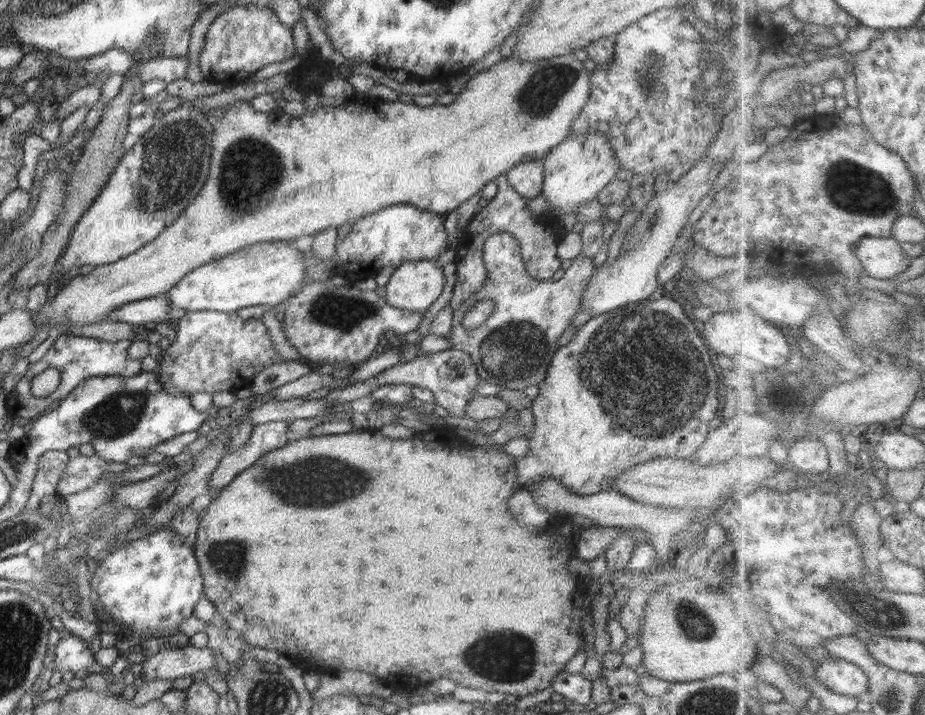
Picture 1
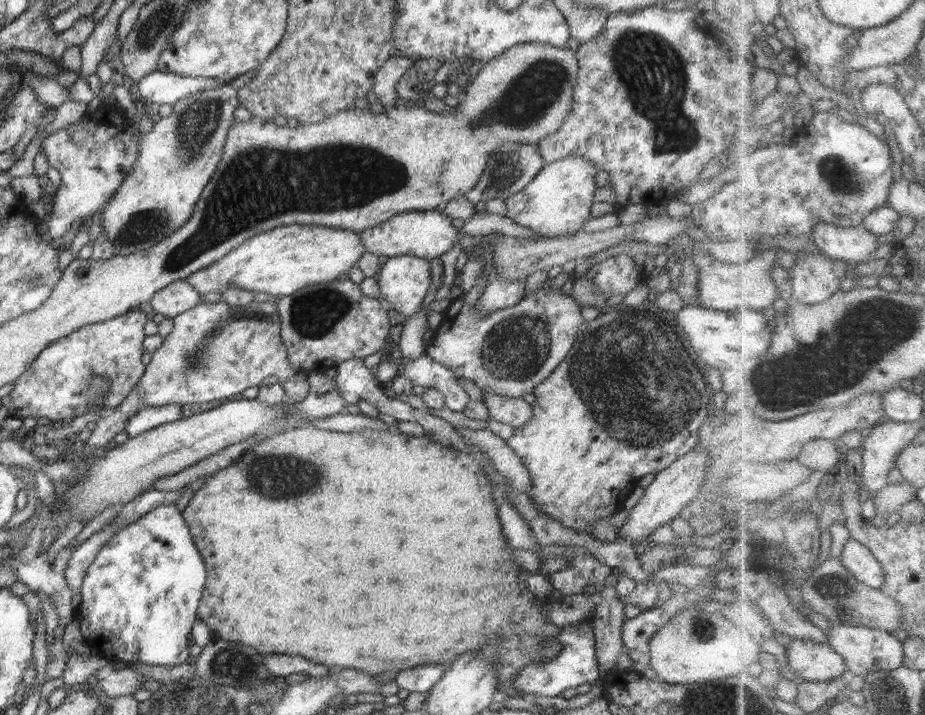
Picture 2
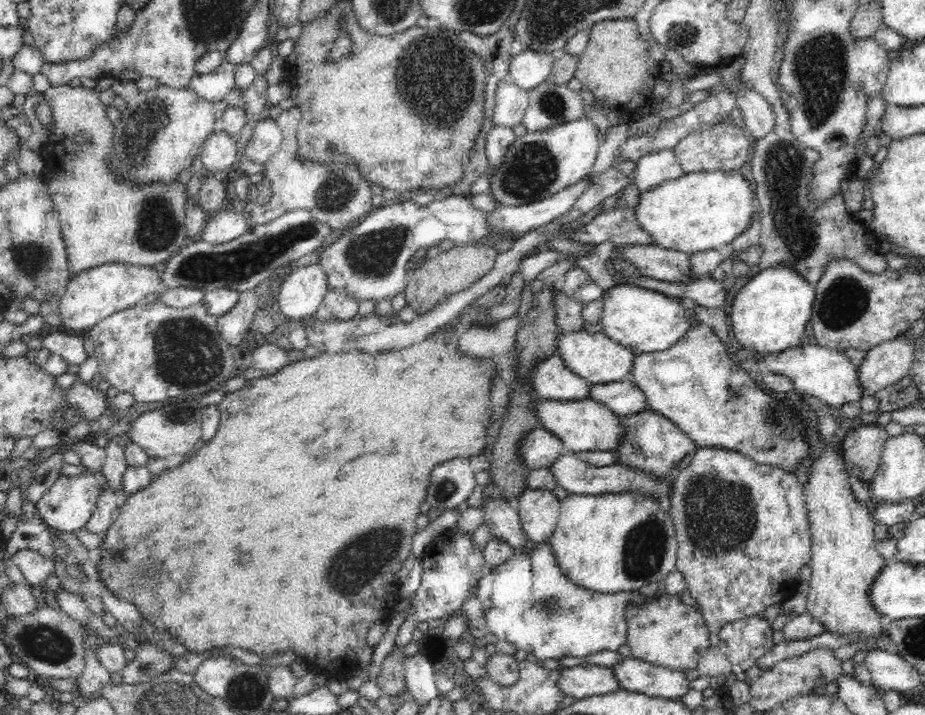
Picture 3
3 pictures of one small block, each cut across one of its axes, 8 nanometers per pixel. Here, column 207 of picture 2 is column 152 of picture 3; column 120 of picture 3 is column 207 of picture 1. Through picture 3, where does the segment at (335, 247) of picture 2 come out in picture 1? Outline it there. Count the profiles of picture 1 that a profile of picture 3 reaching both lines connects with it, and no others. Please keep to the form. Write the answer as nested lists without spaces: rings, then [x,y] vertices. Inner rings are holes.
[[[260,242],[190,271],[166,292],[166,296],[173,307],[187,311],[235,313],[254,305],[276,307],[304,286],[306,265],[303,262],[304,254],[297,250],[293,242]]]

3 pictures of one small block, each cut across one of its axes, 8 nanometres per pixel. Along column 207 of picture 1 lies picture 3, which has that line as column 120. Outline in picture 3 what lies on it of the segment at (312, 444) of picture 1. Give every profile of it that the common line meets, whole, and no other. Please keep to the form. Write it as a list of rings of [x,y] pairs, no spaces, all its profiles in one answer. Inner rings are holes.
[[[491,307],[484,308],[484,312],[476,312],[472,316],[457,316],[452,319],[444,330],[438,330],[434,332],[430,338],[426,338],[419,343],[412,343],[401,349],[392,349],[391,351],[384,351],[378,354],[368,354],[362,351],[353,350],[350,352],[341,353],[320,353],[318,356],[314,356],[309,359],[300,359],[299,361],[293,361],[274,374],[262,376],[260,378],[253,378],[247,380],[244,385],[236,390],[226,394],[226,396],[217,404],[221,421],[214,434],[214,438],[210,439],[210,442],[203,443],[202,448],[198,450],[198,454],[194,454],[190,460],[182,462],[180,466],[176,468],[164,469],[157,471],[154,475],[150,486],[146,486],[144,490],[138,490],[134,492],[125,501],[125,503],[116,509],[112,523],[108,526],[108,530],[104,532],[104,540],[101,544],[100,552],[94,554],[96,557],[96,567],[98,567],[98,573],[100,573],[100,580],[104,583],[104,587],[108,587],[116,597],[124,599],[138,607],[140,615],[148,619],[156,628],[164,628],[170,632],[172,637],[182,641],[190,652],[206,652],[210,648],[222,648],[222,646],[234,646],[234,648],[244,648],[248,652],[254,652],[254,654],[260,655],[263,658],[268,658],[272,654],[278,654],[278,652],[288,652],[289,650],[298,657],[306,659],[306,662],[313,667],[316,665],[315,671],[327,671],[332,662],[338,662],[338,660],[353,660],[356,658],[358,652],[364,650],[367,646],[366,636],[370,626],[382,618],[386,618],[386,607],[388,601],[391,599],[392,593],[396,590],[398,579],[396,573],[402,568],[402,562],[408,558],[411,553],[412,538],[419,532],[416,528],[416,518],[421,513],[422,502],[426,500],[426,494],[428,494],[428,484],[430,484],[430,474],[432,470],[442,464],[442,462],[448,462],[448,460],[454,460],[454,458],[469,458],[470,456],[484,454],[484,449],[487,445],[486,441],[486,426],[490,422],[490,415],[486,412],[488,404],[490,404],[490,384],[492,384],[492,378],[494,374],[498,376],[496,372],[496,364],[494,360],[480,360],[480,358],[474,358],[474,356],[466,356],[462,352],[458,352],[458,344],[456,340],[466,334],[472,326],[480,326],[480,328],[492,328],[496,326],[498,322],[492,320],[490,316]],[[142,568],[154,568],[158,574],[150,578],[150,582],[146,580],[146,576],[142,574]]]

